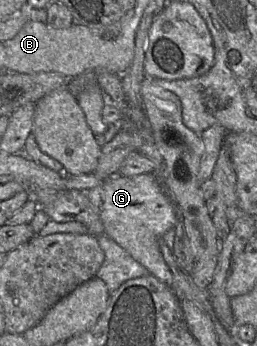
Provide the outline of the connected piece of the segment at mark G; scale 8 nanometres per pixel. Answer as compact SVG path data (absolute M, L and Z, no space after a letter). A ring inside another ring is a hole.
M120 175L105 179L100 185L84 192L103 222L104 234L143 265L150 275L172 287L173 276L160 251L159 239L166 231L175 227L178 215L155 175Z

